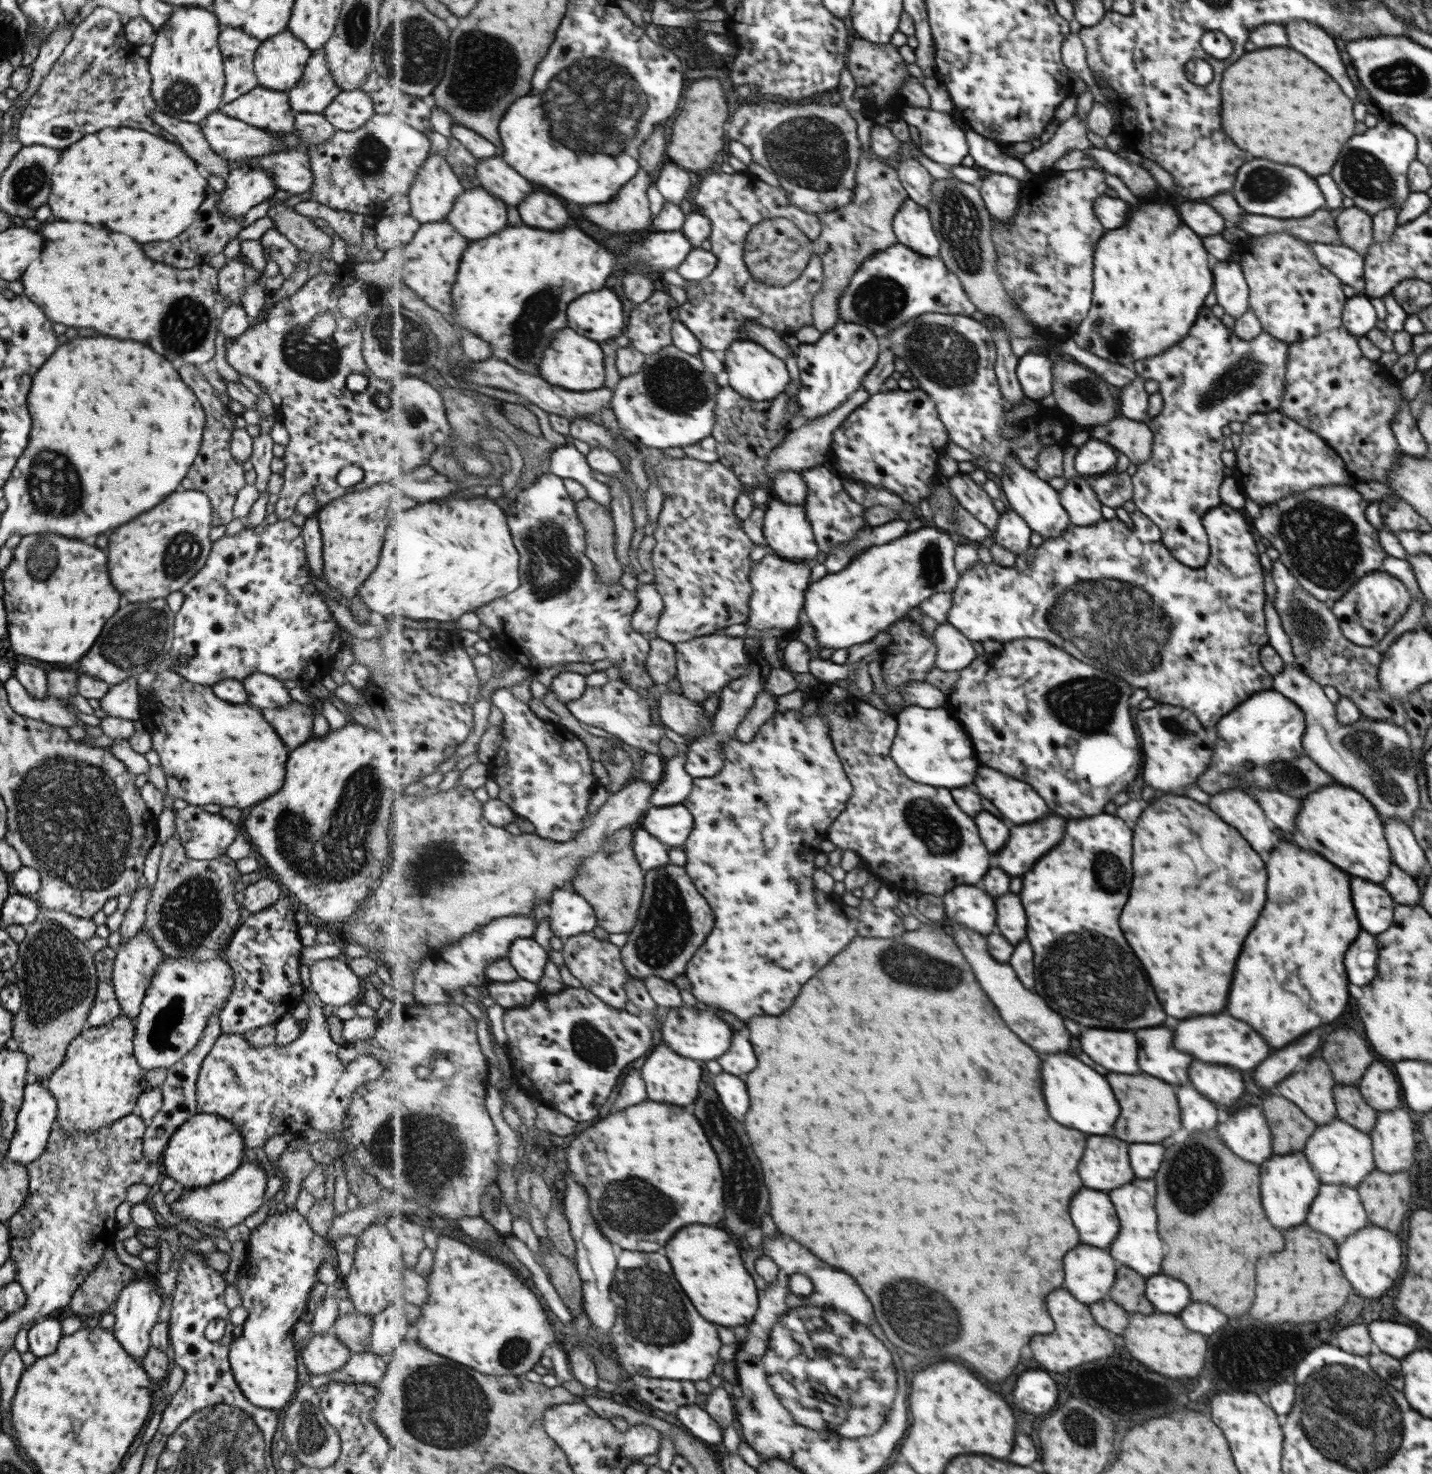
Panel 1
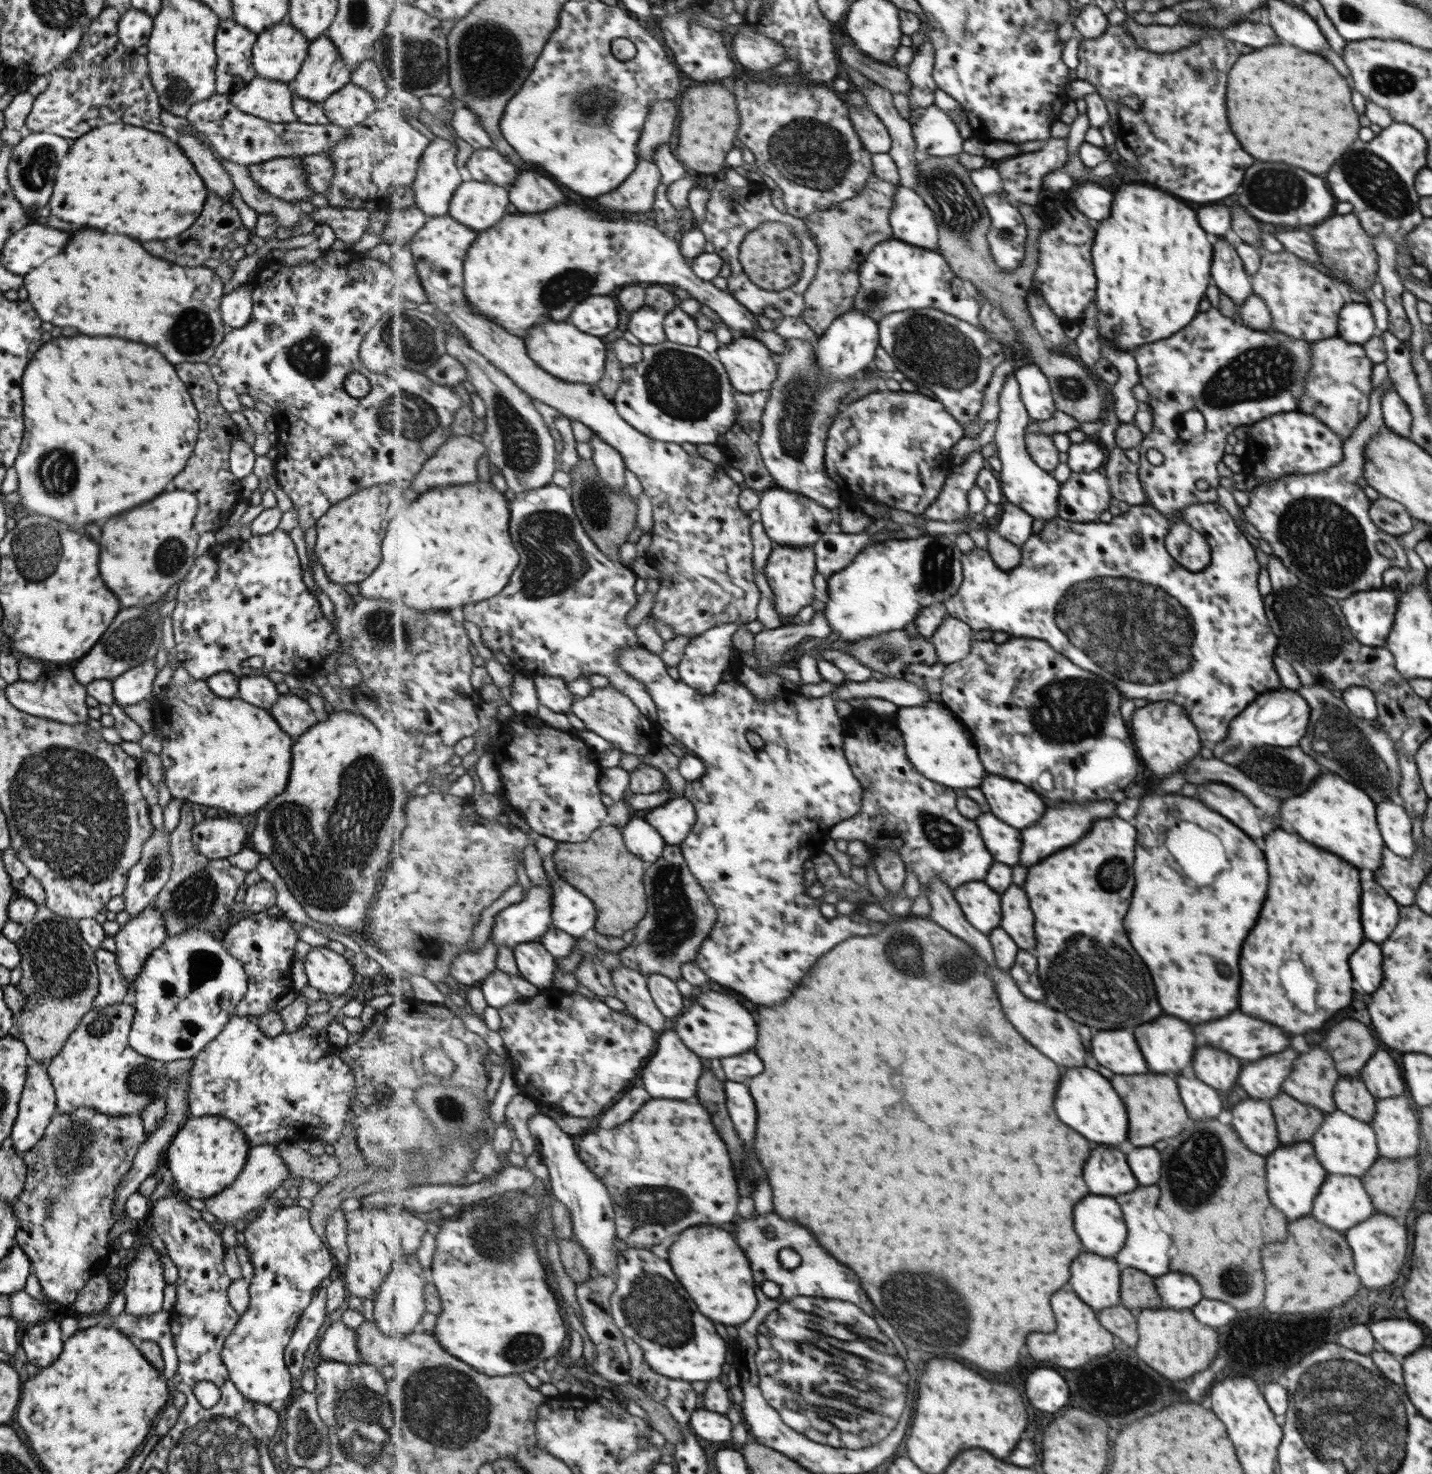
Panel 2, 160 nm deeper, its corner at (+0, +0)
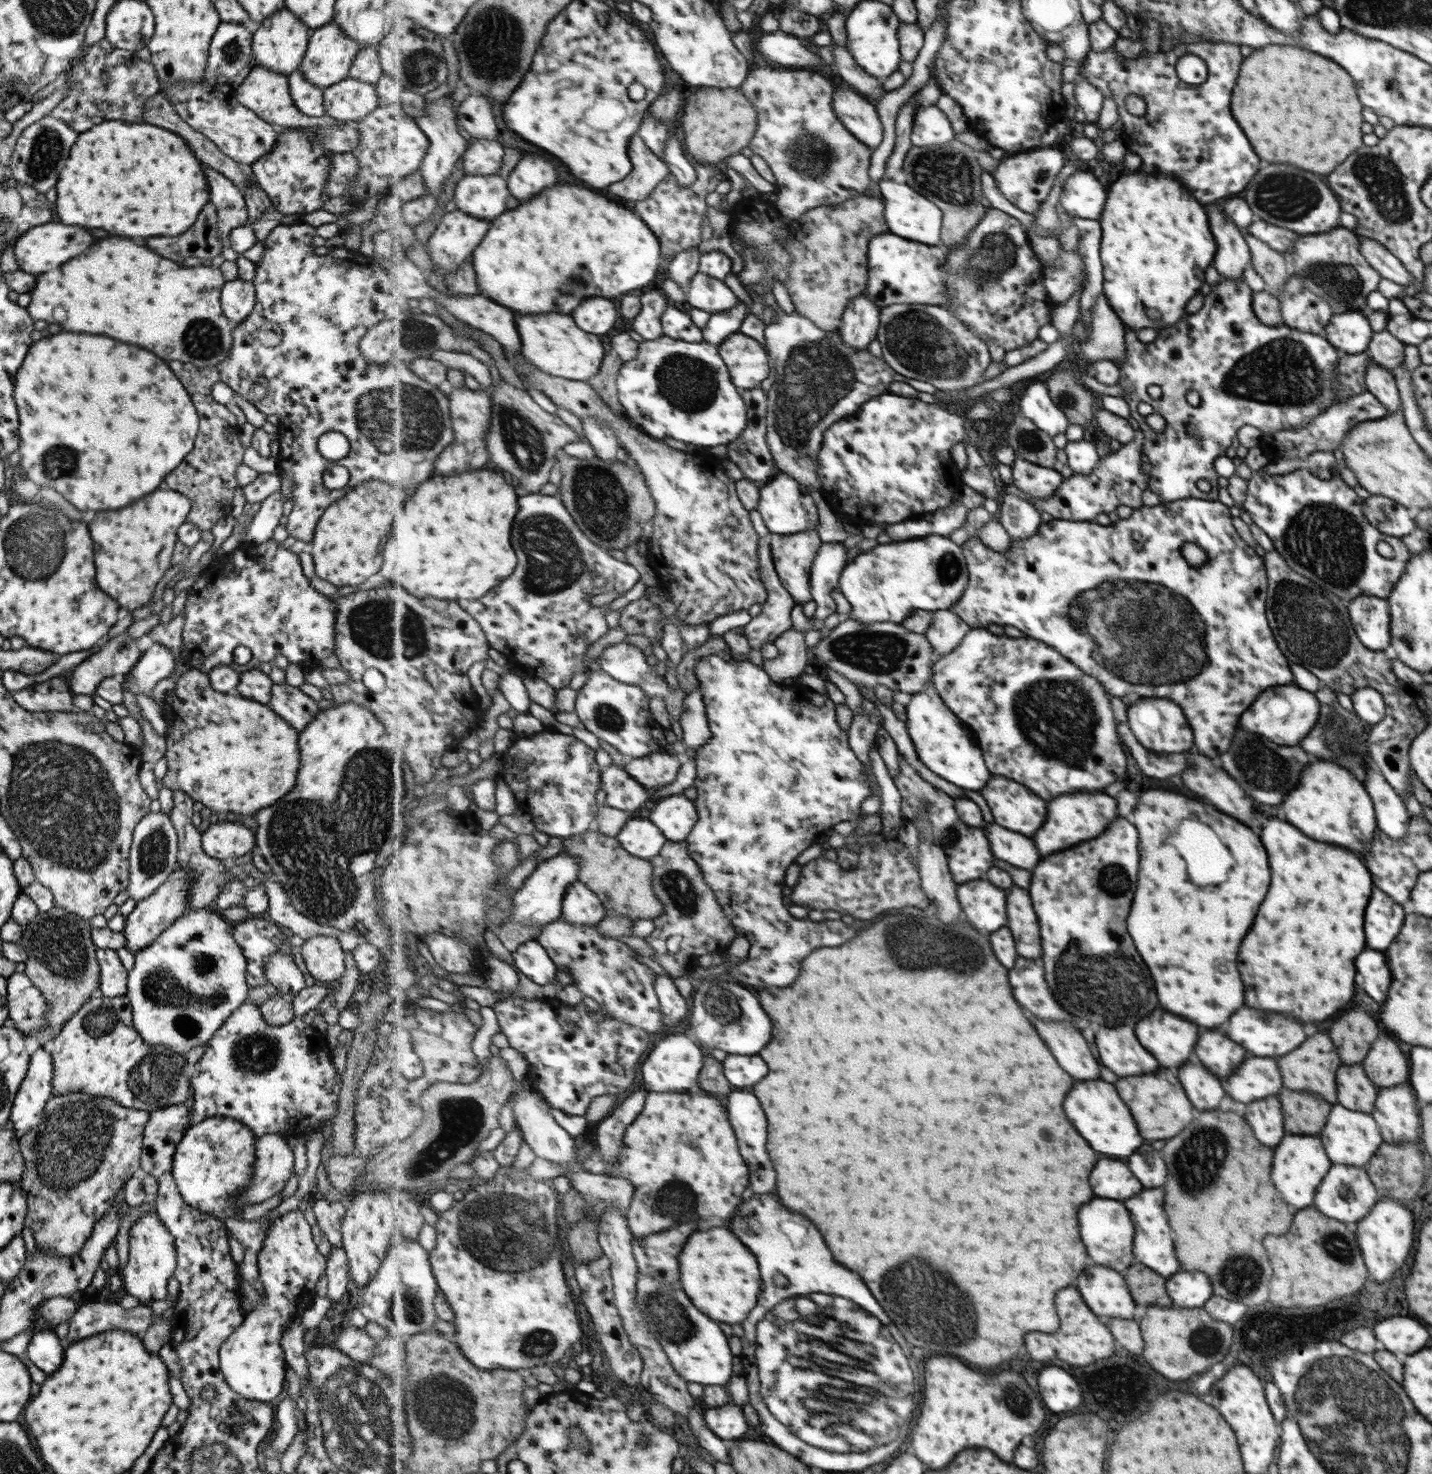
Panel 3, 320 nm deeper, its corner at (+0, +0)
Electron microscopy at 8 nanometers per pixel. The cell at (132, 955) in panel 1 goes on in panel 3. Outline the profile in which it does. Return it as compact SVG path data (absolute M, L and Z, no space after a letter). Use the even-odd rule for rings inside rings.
M171 871L169 876L147 898L136 902L131 912L124 917L122 934L126 940L126 950L135 954L135 952L145 948L157 939L163 930L169 928L180 914L188 909L186 898L188 898L192 878L194 878L193 871Z

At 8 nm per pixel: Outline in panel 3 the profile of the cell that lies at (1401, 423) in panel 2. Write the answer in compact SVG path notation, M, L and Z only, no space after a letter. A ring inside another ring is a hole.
M1377 363L1368 366L1365 377L1366 391L1370 392L1391 414L1399 405L1400 398L1398 390L1393 382L1393 375L1390 370L1385 370Z

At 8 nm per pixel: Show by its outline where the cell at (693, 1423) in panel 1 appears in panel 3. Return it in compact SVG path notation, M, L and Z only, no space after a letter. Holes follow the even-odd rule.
M729 1400L727 1406L709 1408L703 1414L703 1418L707 1421L709 1428L728 1443L747 1434L749 1430L750 1424L745 1419L743 1408L737 1406L733 1400Z

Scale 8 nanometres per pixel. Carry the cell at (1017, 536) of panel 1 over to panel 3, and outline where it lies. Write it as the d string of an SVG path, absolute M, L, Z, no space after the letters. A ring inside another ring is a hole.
M1006 493L1000 505L1000 521L1013 539L1031 538L1044 523L1041 512L1028 500Z

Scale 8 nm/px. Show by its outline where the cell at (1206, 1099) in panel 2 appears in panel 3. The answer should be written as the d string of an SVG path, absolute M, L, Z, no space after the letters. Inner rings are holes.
M1185 1064L1179 1068L1181 1086L1185 1086L1185 1094L1189 1094L1189 1102L1197 1106L1197 1110L1218 1108L1219 1100L1223 1098L1223 1090L1219 1080L1212 1071L1201 1064Z

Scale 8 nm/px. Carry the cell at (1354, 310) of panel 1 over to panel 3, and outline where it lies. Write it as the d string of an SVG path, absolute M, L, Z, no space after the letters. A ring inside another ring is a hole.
M1365 311L1333 314L1330 324L1324 330L1325 340L1332 344L1338 353L1359 354L1365 352L1373 334L1366 315Z

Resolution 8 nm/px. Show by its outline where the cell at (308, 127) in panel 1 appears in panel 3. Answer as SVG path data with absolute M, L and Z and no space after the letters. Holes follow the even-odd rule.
M298 68L286 77L288 78L289 96L293 106L305 116L324 117L322 90L307 82Z

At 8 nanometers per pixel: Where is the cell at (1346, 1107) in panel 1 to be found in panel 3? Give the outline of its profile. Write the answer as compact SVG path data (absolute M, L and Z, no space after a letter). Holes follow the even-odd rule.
M1359 1064L1341 1066L1337 1070L1337 1102L1349 1110L1371 1113L1375 1088Z

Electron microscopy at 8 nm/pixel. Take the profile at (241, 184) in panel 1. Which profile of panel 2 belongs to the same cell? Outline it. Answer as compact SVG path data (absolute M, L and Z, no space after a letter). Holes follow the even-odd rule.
M300 156L272 158L246 169L257 186L285 202L307 202L315 193L307 186Z

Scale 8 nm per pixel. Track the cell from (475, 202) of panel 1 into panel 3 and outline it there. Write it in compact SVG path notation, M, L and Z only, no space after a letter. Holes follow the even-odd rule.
M467 174L457 182L453 200L464 213L493 222L507 212L507 200L511 195L508 179L500 174Z

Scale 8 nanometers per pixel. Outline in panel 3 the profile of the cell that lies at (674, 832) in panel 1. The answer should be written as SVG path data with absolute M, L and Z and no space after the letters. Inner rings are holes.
M680 793L657 802L647 817L669 841L683 842L692 833L700 815L696 802Z

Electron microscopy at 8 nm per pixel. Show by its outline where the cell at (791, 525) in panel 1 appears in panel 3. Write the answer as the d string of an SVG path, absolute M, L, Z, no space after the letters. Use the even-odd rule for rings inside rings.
M778 472L769 482L760 485L760 503L757 508L770 534L794 535L806 530L820 528L820 507L816 499L796 478L790 474Z

